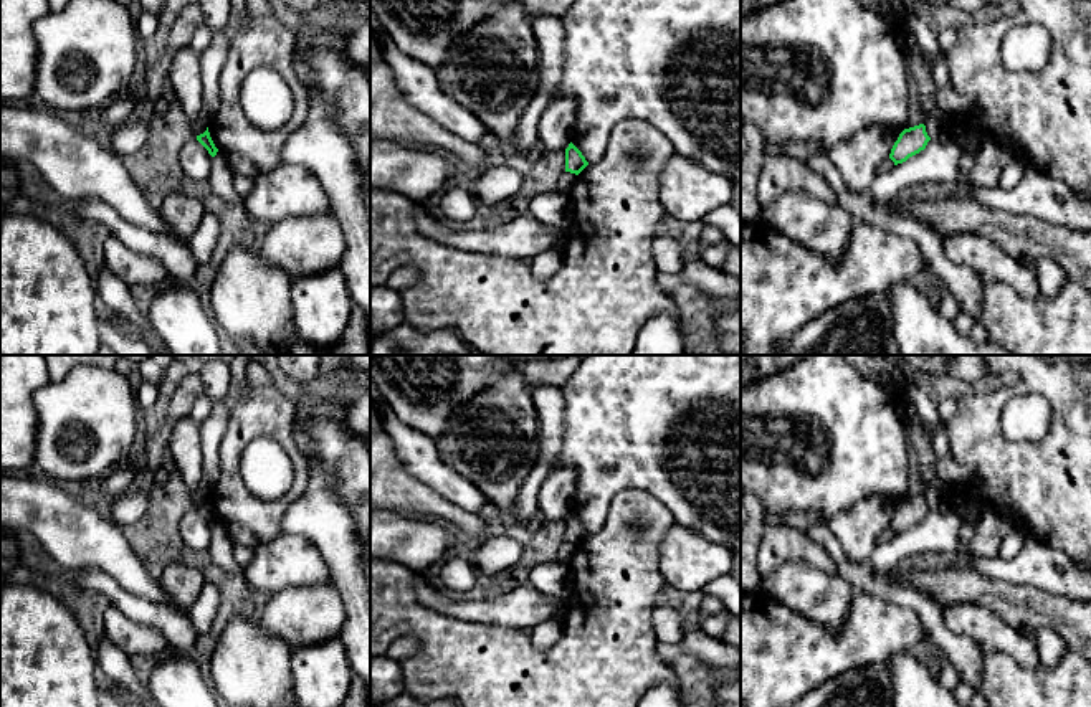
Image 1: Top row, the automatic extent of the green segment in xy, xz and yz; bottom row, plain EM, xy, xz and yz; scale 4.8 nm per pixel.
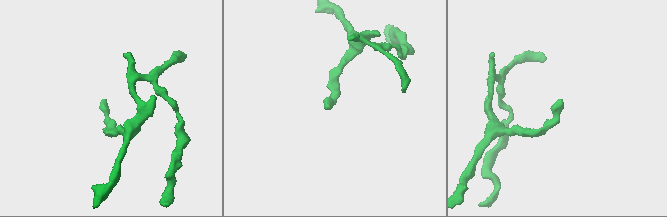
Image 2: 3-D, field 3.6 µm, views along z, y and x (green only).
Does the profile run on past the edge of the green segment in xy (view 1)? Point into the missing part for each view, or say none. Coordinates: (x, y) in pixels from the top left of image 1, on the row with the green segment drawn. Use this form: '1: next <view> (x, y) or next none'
1: next none

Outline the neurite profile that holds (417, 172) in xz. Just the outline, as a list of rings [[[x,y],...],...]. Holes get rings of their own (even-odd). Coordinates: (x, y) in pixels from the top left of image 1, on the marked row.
[[[392,140],[370,142],[370,188],[388,188],[422,203],[435,193],[443,193],[446,182],[463,167],[450,155],[426,147],[415,147]]]

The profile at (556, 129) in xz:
[[[570,99],[549,101],[539,122],[539,139],[547,150],[565,150],[574,137],[575,104]]]

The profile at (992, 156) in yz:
[[[984,135],[980,147],[969,170],[969,180],[979,188],[997,188],[1005,167],[1013,160],[1013,154],[998,140]]]

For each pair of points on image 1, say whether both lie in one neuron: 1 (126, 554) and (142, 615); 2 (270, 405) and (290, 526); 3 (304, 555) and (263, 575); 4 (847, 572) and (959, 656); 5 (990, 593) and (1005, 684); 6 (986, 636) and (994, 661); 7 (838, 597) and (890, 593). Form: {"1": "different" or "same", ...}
{"1": "different", "2": "different", "3": "same", "4": "same", "5": "different", "6": "different", "7": "different"}

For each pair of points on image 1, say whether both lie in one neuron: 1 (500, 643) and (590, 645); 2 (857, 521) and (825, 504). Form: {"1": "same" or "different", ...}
{"1": "same", "2": "different"}

